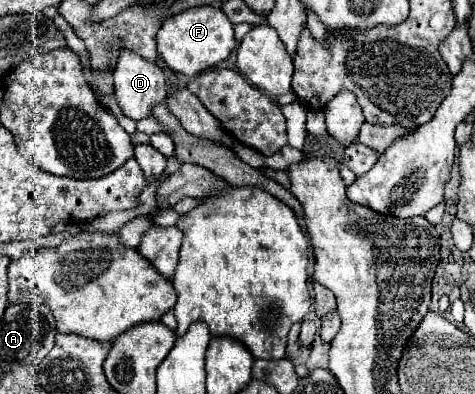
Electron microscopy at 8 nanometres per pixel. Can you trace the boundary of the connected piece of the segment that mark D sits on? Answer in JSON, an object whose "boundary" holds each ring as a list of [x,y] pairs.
{"boundary":[[[122,49],[114,69],[114,93],[122,113],[130,119],[142,119],[150,115],[150,109],[166,97],[166,71],[154,63],[146,61],[140,55],[134,55],[128,49]]]}

